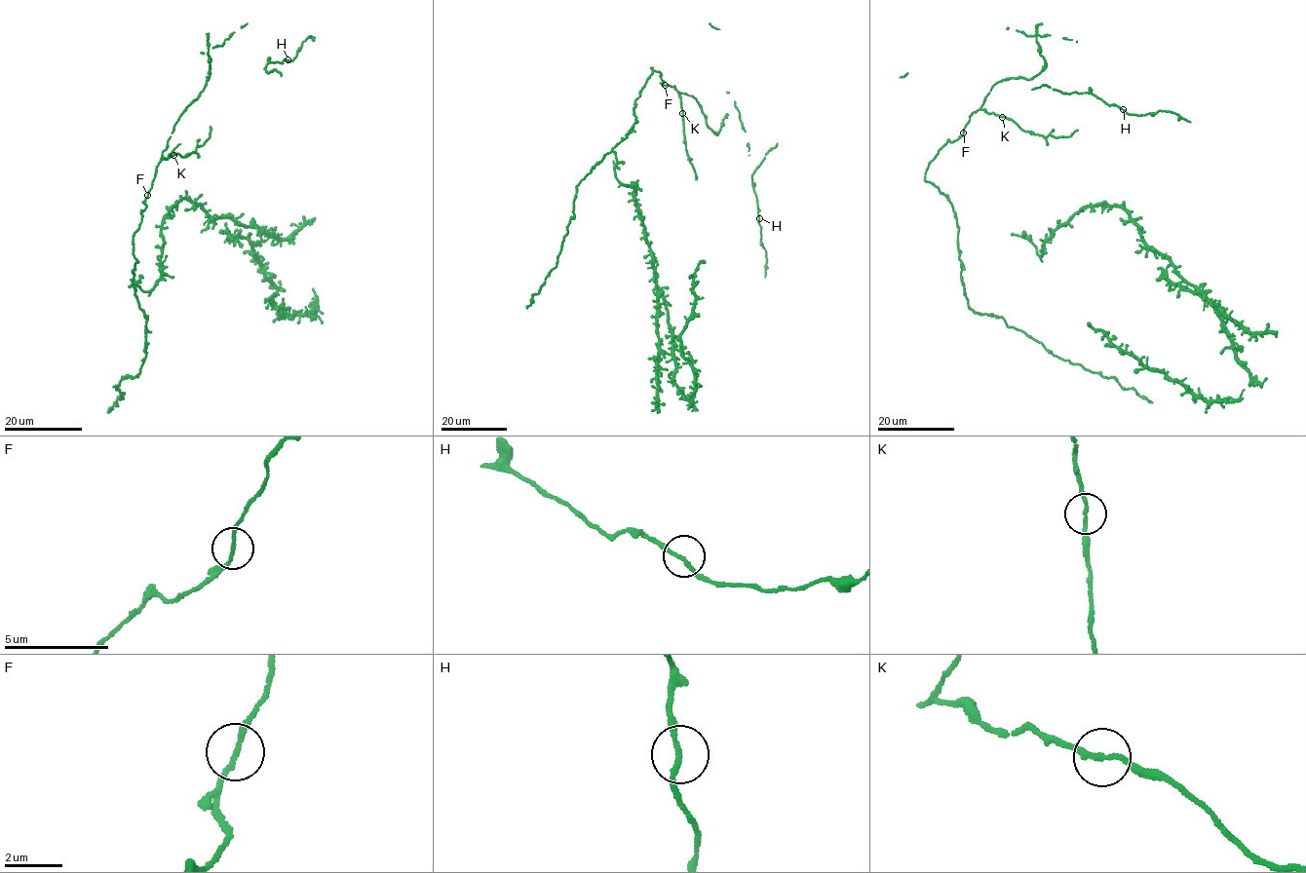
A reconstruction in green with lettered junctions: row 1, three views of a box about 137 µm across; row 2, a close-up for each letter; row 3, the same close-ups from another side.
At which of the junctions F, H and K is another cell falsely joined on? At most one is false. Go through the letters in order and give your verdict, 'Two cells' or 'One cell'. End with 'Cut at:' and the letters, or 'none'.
F: One cell
H: One cell
K: One cell
Cut at: none

